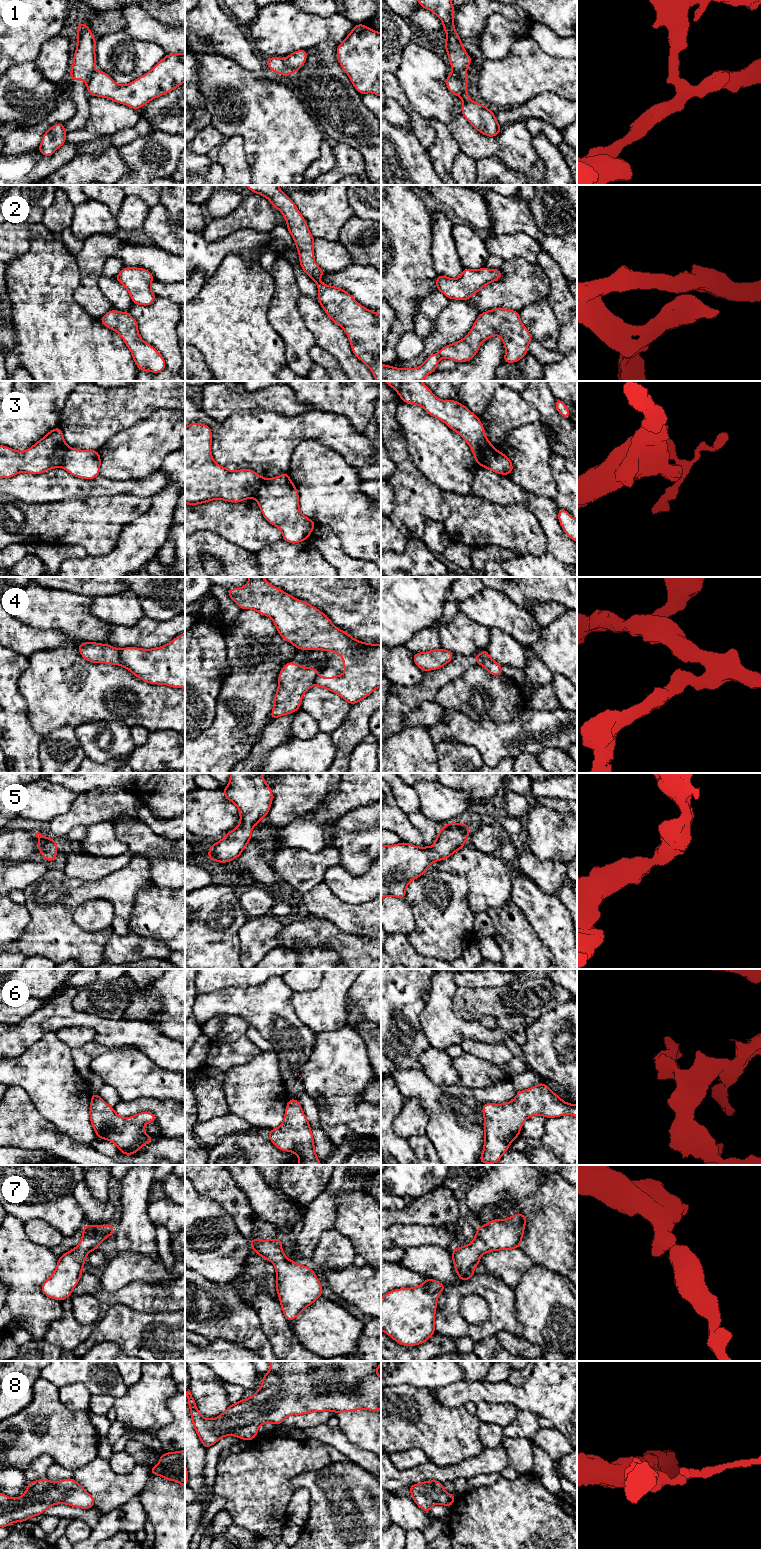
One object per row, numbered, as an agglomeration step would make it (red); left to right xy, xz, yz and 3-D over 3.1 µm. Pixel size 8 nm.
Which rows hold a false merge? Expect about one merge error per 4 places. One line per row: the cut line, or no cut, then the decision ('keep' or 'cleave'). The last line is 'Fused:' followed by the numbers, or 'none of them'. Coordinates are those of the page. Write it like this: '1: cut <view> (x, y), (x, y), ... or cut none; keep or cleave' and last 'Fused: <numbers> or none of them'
1: cut xz (285, 60), (289, 73); cleave
2: cut none; keep
3: cut yz (495, 449), (479, 465); cleave
4: cut xy (119, 652), (121, 664); cleave
5: cut none; keep
6: cut none; keep
7: cut none; keep
8: cut none; keep
Fused: 1, 3, 4

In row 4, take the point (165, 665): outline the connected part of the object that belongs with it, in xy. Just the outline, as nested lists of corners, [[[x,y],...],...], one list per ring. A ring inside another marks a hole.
[[[185,633],[153,649],[120,649],[121,666],[150,684],[185,689]]]

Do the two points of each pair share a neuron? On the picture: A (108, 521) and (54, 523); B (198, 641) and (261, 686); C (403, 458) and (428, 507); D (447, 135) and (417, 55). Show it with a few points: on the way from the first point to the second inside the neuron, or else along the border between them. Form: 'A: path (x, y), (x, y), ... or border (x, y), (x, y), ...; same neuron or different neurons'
A: path (95, 522), (67, 522); same neuron
B: border (227, 659), (228, 661); different neurons
C: path (405, 470), (407, 482), (416, 491), (416, 495); same neuron
D: border (430, 119), (443, 121), (456, 141); different neurons

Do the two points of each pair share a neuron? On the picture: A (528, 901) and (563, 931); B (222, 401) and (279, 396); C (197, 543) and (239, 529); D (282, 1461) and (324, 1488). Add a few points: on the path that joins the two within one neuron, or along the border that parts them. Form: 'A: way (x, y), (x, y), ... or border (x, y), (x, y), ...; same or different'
A: way (537, 907), (554, 923); same
B: way (236, 399), (265, 398); same
C: border (196, 532), (212, 531), (239, 547); different
D: border (324, 1467), (295, 1475), (290, 1480), (289, 1485); different

